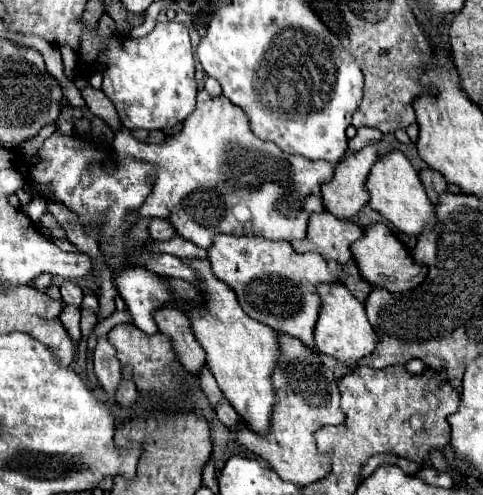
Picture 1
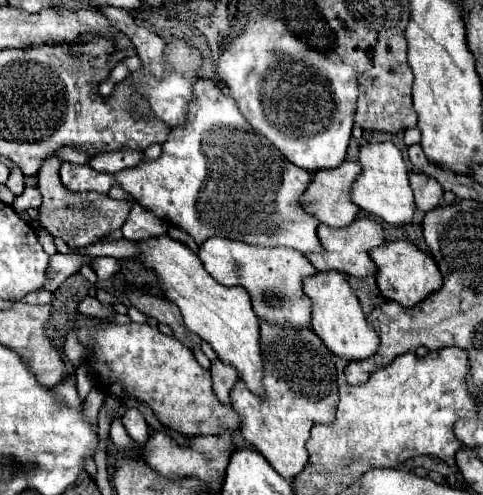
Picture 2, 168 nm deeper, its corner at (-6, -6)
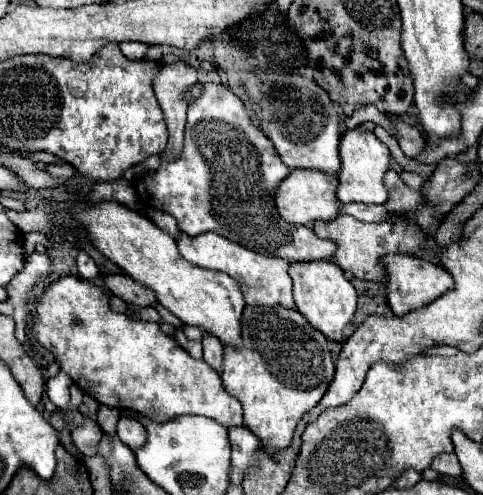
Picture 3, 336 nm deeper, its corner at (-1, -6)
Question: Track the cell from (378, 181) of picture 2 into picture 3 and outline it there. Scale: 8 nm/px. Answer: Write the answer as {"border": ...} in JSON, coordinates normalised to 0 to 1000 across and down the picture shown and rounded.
{"border":[[[747,255],[718,263],[702,283],[702,315],[706,315],[706,343],[702,343],[702,376],[698,376],[698,404],[718,408],[752,408],[752,412],[797,412],[801,388],[793,376],[793,356],[805,343],[805,299],[764,263],[747,263]]]}

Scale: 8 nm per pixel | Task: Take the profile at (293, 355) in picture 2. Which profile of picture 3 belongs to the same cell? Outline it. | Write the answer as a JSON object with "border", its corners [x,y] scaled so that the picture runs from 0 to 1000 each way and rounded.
{"border":[[[507,618],[507,630],[499,638],[499,691],[503,691],[499,703],[466,699],[458,768],[470,792],[499,812],[507,861],[524,869],[540,889],[540,897],[549,901],[549,909],[565,917],[578,905],[594,905],[602,897],[607,873],[623,840],[669,804],[689,768],[694,735],[685,727],[677,683],[660,667],[652,667],[623,630],[607,622]]]}

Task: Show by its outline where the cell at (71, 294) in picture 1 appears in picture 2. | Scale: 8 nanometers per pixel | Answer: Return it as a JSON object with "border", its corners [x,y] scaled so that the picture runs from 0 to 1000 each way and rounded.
{"border":[[[178,598],[178,602],[170,602],[170,606],[161,610],[161,630],[174,634],[174,638],[186,638],[186,642],[219,642],[219,638],[228,638],[236,626],[232,626],[228,618],[211,618],[199,602]]]}

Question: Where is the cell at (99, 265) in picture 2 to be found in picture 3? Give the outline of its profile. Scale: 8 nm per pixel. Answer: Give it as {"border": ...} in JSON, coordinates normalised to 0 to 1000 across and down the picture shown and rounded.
{"border":[[[164,509],[164,517],[159,517],[159,545],[164,545],[164,558],[176,566],[188,566],[205,554],[201,533],[176,509]]]}

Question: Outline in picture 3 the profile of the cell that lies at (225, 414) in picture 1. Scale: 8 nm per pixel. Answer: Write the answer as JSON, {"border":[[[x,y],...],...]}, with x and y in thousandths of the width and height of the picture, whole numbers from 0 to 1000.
{"border":[[[420,675],[420,727],[433,731],[449,752],[458,752],[462,731],[462,695],[449,687],[449,679]]]}

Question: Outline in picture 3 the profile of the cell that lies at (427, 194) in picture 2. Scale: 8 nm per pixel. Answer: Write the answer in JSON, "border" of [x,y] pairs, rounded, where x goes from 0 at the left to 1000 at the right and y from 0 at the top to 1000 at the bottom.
{"border":[[[818,343],[797,347],[793,372],[805,384],[805,400],[797,408],[797,420],[805,428],[834,432],[834,428],[859,424],[867,412],[876,412],[876,396],[851,380],[843,380]]]}

